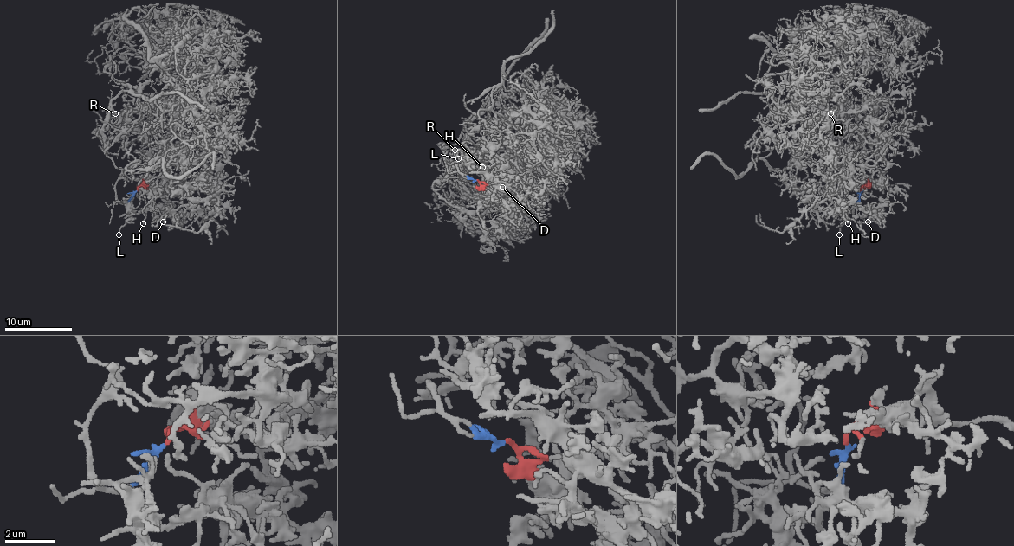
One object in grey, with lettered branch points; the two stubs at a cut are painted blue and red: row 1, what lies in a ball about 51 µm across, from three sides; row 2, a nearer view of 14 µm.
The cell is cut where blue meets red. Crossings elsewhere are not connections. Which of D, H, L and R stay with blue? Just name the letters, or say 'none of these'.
R

